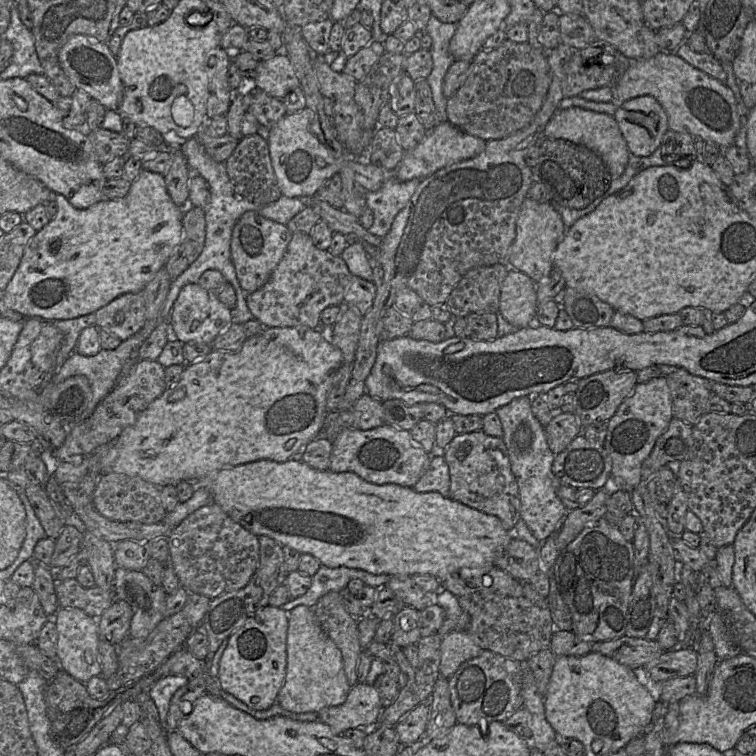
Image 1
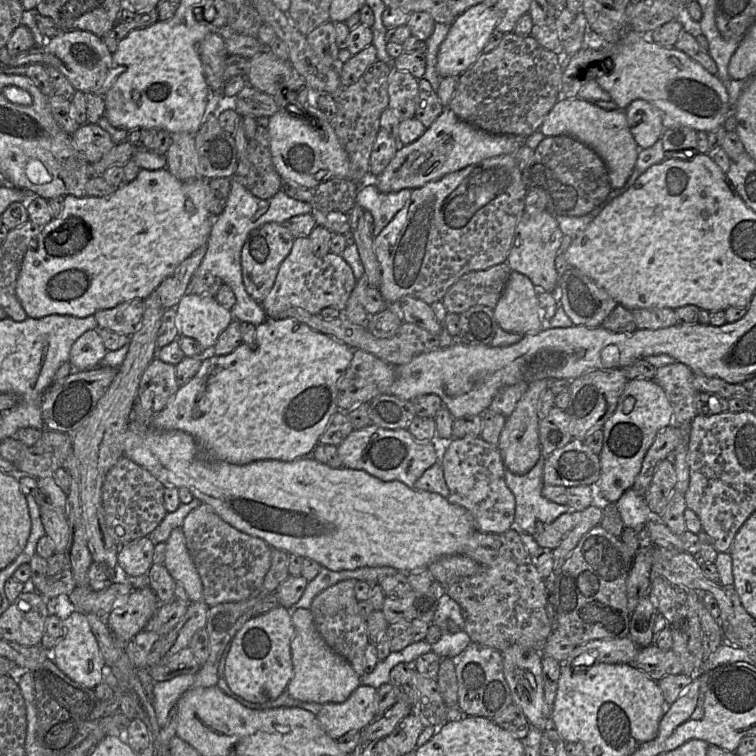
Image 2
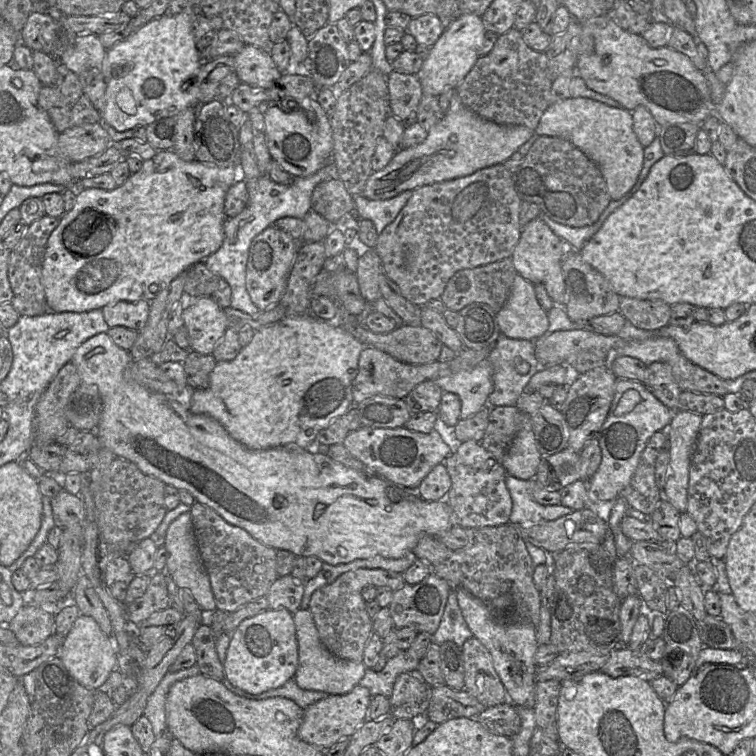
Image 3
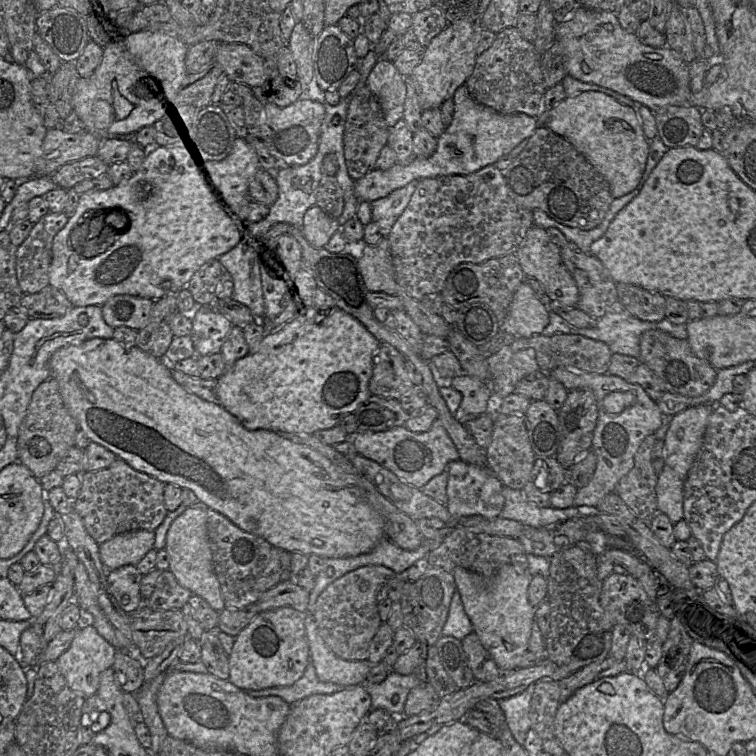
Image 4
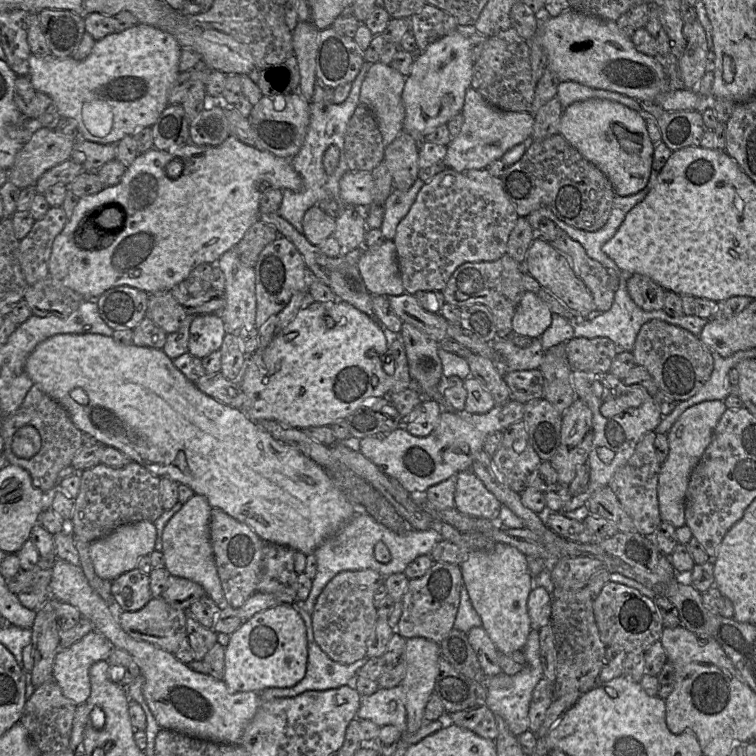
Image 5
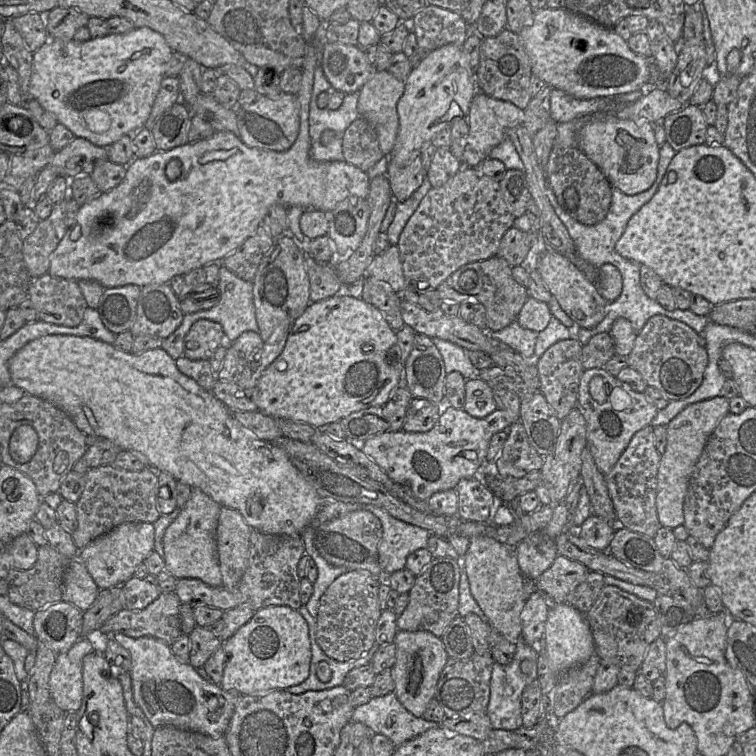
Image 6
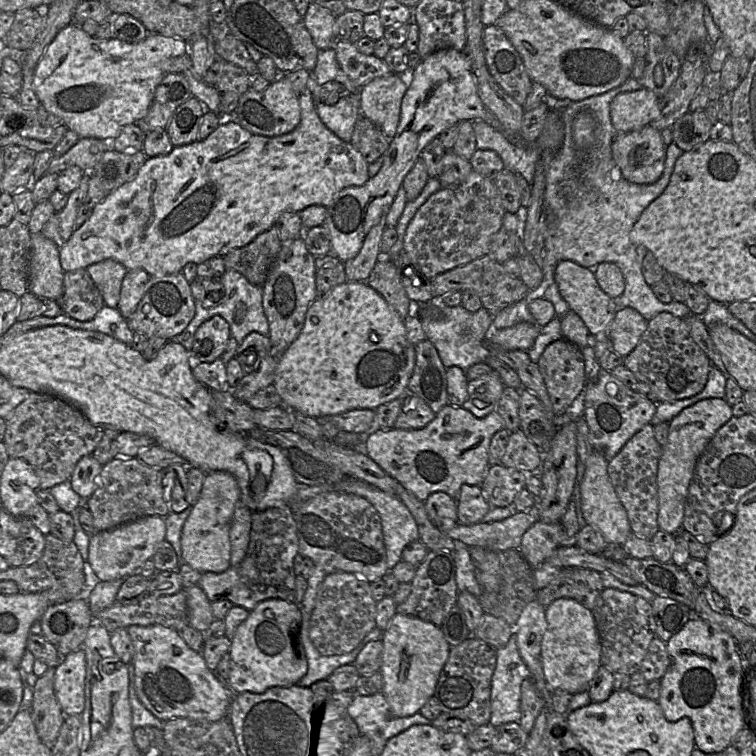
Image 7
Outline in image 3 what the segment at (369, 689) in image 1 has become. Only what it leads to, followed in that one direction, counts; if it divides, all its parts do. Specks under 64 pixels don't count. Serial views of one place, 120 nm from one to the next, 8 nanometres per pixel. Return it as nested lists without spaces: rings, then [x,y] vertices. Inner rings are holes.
[[[356,685],[344,695],[328,695],[304,709],[298,729],[298,736],[320,749],[328,748],[342,738],[350,738],[356,729],[366,720],[371,694],[366,687]]]

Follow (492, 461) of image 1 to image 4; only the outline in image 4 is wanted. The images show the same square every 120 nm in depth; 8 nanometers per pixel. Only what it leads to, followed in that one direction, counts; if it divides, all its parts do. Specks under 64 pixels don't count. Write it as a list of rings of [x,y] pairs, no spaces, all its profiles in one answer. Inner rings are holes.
[[[459,459],[448,463],[446,470],[448,472],[446,507],[453,520],[472,515],[480,515],[485,518],[495,518],[500,515],[505,504],[503,495],[505,486],[487,467],[470,464]]]

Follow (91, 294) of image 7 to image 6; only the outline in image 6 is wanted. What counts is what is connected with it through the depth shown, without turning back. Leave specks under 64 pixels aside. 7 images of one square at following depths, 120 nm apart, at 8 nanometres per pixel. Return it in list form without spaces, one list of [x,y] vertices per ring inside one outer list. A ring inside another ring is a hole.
[[[48,273],[33,279],[28,290],[37,320],[64,326],[77,326],[88,308],[79,281]]]

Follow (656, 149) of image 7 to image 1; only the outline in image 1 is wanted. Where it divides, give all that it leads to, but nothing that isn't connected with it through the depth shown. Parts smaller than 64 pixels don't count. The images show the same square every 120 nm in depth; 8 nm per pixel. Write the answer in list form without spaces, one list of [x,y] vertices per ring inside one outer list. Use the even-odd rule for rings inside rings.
[[[579,107],[558,109],[546,124],[543,137],[547,139],[564,139],[583,145],[596,153],[605,164],[612,180],[619,178],[629,161],[627,143],[612,115],[585,110]]]

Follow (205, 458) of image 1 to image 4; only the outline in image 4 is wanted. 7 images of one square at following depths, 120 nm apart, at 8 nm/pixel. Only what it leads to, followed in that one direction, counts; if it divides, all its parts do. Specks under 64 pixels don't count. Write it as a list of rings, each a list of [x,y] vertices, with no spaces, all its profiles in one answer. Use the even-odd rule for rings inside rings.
[[[312,306],[307,309],[302,309],[295,319],[273,329],[272,333],[262,338],[257,347],[253,347],[247,355],[237,360],[231,367],[225,370],[217,379],[217,401],[248,430],[265,429],[277,433],[313,434],[317,430],[332,428],[339,424],[344,416],[353,413],[361,403],[372,395],[369,391],[369,381],[373,371],[372,357],[373,352],[380,345],[380,342],[360,321],[337,306],[327,311],[320,311]]]

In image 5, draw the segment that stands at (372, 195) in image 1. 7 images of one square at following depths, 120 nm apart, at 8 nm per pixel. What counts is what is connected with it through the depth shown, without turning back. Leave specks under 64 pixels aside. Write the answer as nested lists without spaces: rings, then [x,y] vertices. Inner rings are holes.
[[[420,178],[405,191],[393,189],[384,203],[384,216],[380,230],[387,240],[393,240],[397,226],[407,215],[425,182]]]

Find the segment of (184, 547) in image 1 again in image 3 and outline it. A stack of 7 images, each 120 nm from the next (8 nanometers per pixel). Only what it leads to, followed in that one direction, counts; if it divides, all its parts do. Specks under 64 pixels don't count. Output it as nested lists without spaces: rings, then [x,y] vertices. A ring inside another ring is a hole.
[[[197,501],[191,505],[189,513],[217,609],[231,613],[250,601],[266,596],[279,577],[276,569],[277,550],[259,542],[244,529],[228,523],[214,510]]]

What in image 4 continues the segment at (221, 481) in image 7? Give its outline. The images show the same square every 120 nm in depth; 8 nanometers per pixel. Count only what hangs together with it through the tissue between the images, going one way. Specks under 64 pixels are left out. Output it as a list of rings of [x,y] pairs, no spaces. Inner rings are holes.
[[[197,502],[175,518],[167,531],[164,549],[168,554],[168,570],[172,572],[178,583],[190,590],[192,594],[205,599],[214,610],[220,613],[225,609],[225,603],[214,570],[207,531],[207,508],[203,503]]]

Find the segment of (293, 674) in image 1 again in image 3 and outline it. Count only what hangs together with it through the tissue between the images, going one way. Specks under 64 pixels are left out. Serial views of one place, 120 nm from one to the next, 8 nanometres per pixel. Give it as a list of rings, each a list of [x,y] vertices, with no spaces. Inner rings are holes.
[[[308,609],[293,613],[298,642],[298,666],[294,679],[303,690],[322,691],[328,695],[344,695],[359,685],[366,666],[361,662],[341,659],[332,654],[321,642],[313,617]]]

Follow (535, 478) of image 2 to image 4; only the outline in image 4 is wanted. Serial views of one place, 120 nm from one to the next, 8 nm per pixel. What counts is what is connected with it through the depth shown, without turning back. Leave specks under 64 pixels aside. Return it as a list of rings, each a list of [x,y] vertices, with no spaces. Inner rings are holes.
[[[505,486],[503,495],[505,504],[499,516],[519,521],[523,525],[535,528],[552,527],[580,515],[579,508],[575,506],[563,509],[539,507],[526,499],[523,490]]]

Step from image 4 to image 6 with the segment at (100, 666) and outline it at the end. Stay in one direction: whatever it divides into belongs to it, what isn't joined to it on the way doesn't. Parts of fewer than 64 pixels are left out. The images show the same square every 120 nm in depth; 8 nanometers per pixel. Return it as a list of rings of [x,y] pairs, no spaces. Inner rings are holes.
[[[82,638],[57,656],[49,688],[53,701],[65,712],[78,711],[82,705],[83,659],[94,651],[91,641]]]

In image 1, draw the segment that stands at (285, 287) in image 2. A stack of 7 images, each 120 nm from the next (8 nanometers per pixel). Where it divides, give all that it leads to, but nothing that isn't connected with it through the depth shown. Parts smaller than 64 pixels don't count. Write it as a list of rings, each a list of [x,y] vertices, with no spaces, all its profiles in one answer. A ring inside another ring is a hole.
[[[294,232],[268,281],[247,295],[247,306],[254,319],[265,328],[307,326],[315,329],[319,325],[322,310],[343,303],[351,276],[347,264],[340,256],[316,248],[308,234]]]

